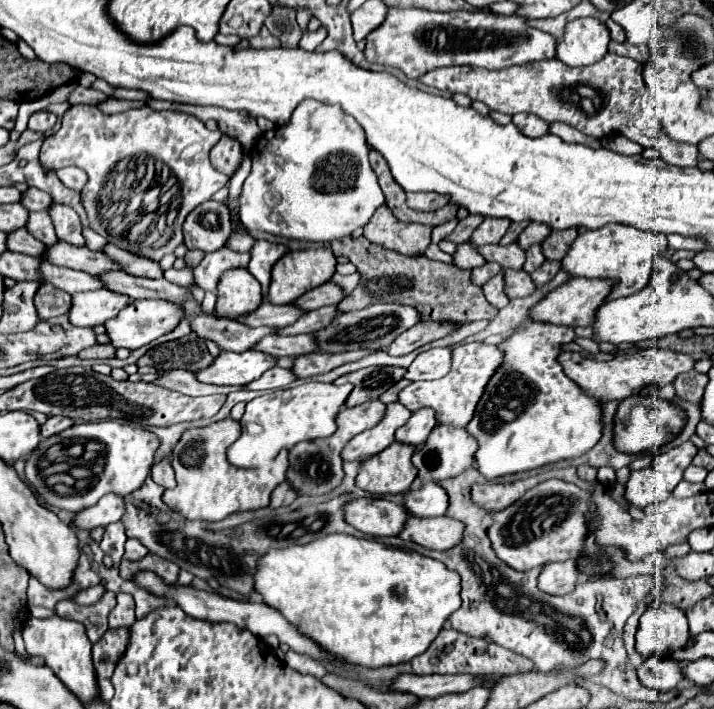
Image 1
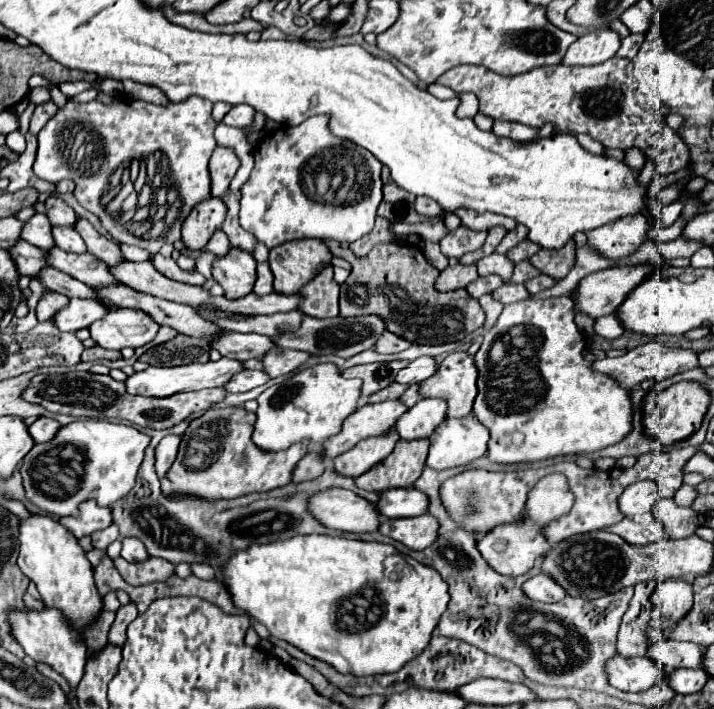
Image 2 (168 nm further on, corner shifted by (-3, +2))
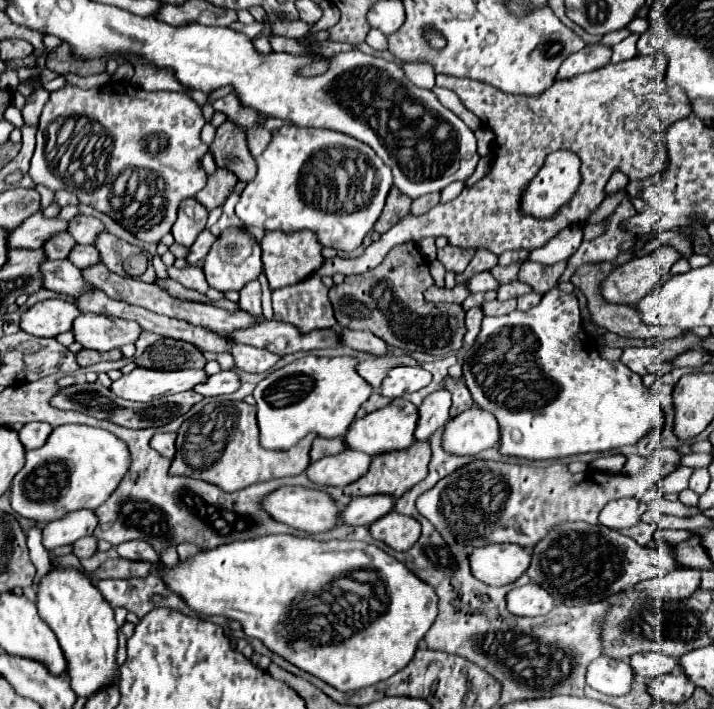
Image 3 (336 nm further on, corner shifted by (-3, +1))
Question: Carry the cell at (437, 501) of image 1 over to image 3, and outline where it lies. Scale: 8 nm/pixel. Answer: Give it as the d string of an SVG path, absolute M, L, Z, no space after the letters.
M391 495L355 497L341 511L341 523L349 523L349 525L371 525L375 519L381 519L389 511L393 511L393 507L395 507L395 499Z

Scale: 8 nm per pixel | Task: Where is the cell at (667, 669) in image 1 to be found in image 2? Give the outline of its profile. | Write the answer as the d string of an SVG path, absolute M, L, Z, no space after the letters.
M613 656L605 662L607 682L621 692L643 692L659 680L665 680L665 672L653 666L649 658L623 658Z

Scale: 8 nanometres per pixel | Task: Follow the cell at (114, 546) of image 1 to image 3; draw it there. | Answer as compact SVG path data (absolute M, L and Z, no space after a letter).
M93 535L81 537L81 539L77 539L77 541L73 543L73 547L75 547L73 553L75 553L79 559L91 557L93 553L97 553L97 537L93 537Z

